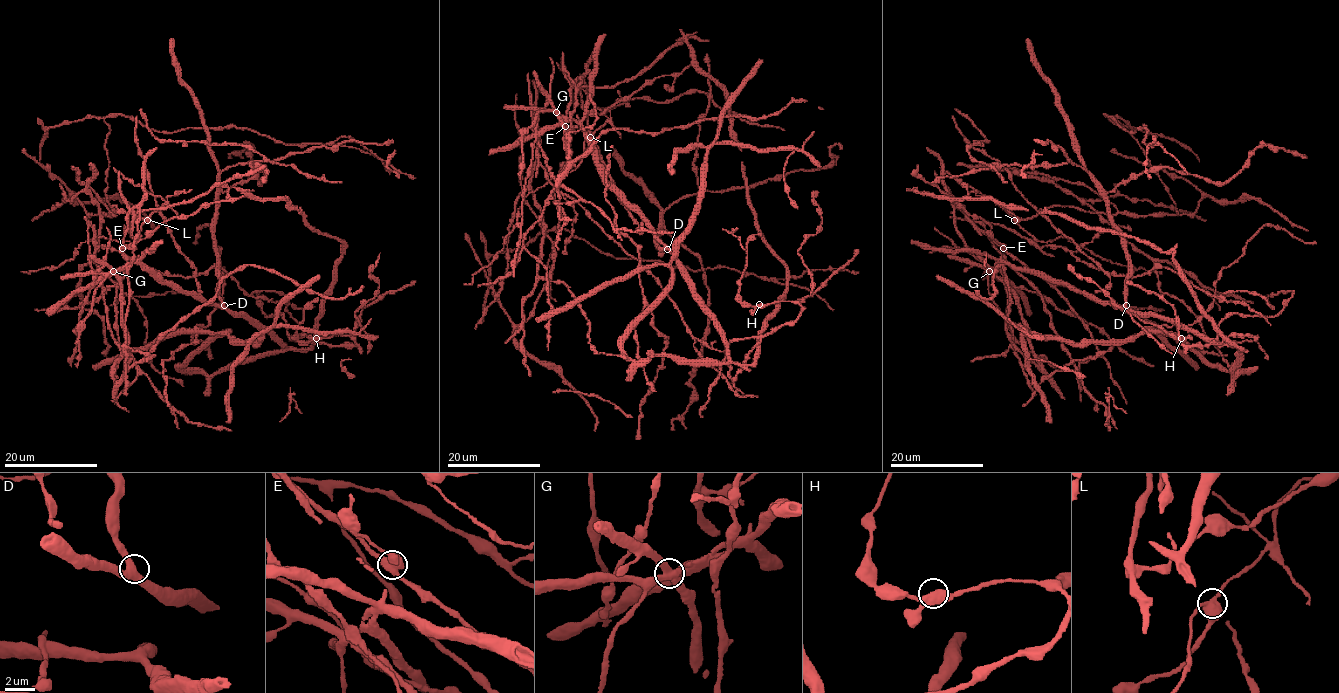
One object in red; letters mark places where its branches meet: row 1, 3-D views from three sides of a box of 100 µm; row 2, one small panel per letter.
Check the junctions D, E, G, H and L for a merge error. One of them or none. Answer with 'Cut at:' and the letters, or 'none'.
Cut at: L

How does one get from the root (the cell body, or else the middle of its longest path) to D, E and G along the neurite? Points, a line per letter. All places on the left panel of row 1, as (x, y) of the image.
D: (134, 242), (132, 263), (126, 267), (138, 263), (157, 280), (173, 283), (203, 301), (224, 305)
E: (134, 242), (139, 215), (137, 207), (128, 214), (128, 228), (121, 248)
G: (134, 242), (132, 263), (113, 271)

